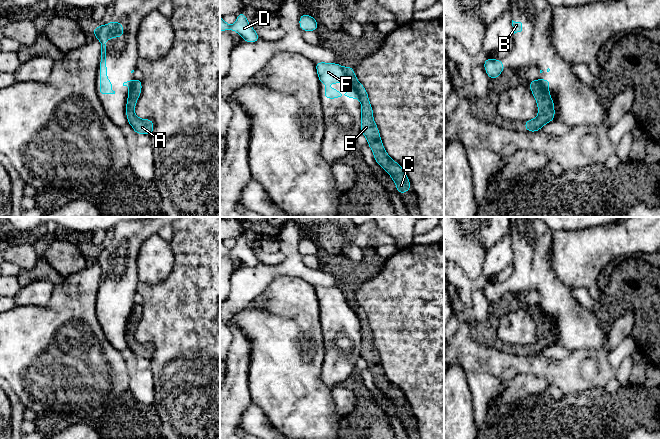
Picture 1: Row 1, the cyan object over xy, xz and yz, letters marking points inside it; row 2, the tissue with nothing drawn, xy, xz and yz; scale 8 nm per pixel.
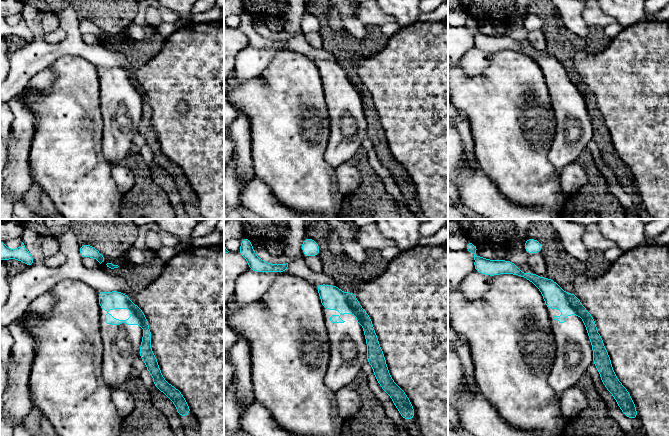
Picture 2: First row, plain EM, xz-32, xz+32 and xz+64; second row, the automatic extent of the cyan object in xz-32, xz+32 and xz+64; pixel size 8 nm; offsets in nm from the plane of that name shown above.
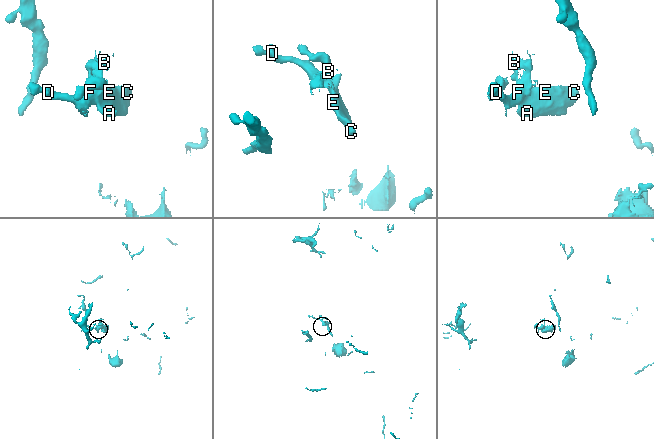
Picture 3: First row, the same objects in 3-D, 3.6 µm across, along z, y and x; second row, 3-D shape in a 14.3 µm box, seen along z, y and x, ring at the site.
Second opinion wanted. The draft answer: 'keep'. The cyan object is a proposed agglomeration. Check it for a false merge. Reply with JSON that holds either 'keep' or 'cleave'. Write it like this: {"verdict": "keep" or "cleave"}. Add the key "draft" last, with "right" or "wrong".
{"verdict": "cleave", "draft": "wrong"}

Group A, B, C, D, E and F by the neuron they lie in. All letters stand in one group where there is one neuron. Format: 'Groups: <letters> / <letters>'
Groups: A C E / B D F

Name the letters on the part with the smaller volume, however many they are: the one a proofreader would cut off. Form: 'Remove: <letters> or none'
Remove: A, C, E

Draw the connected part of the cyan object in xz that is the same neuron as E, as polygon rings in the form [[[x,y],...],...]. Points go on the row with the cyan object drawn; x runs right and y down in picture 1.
[[[344,67],[349,82],[355,88],[361,101],[361,133],[367,138],[368,146],[371,148],[376,163],[387,172],[394,183],[399,194],[411,190],[411,183],[404,169],[394,161],[384,149],[379,129],[373,119],[373,108],[369,102],[369,96],[364,86],[355,76],[354,68]]]

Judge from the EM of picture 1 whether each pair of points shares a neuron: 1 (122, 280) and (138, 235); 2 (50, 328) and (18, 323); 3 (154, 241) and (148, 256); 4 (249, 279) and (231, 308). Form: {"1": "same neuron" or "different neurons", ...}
{"1": "same neuron", "2": "same neuron", "3": "same neuron", "4": "same neuron"}

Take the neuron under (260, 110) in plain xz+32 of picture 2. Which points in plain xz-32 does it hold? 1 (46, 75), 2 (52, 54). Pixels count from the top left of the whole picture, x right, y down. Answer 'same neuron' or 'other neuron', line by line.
1: other neuron
2: other neuron

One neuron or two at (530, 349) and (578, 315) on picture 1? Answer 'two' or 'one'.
two

